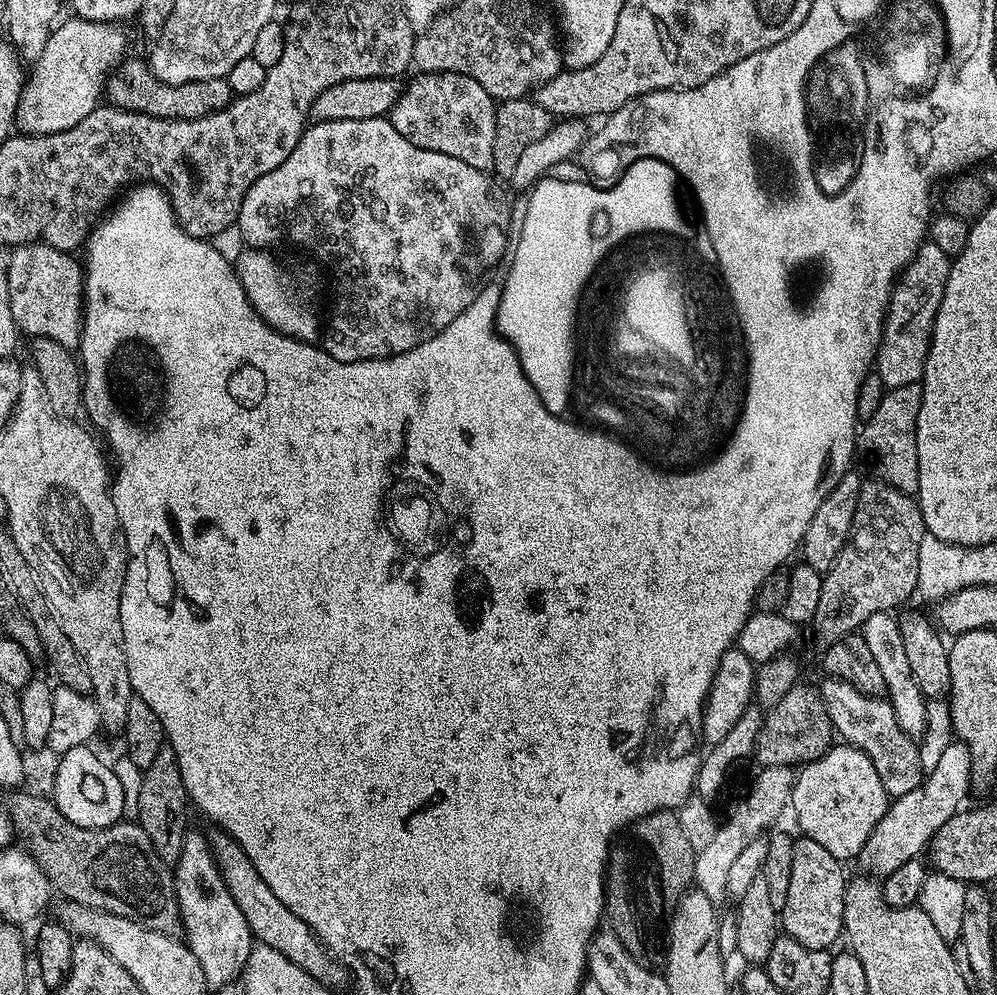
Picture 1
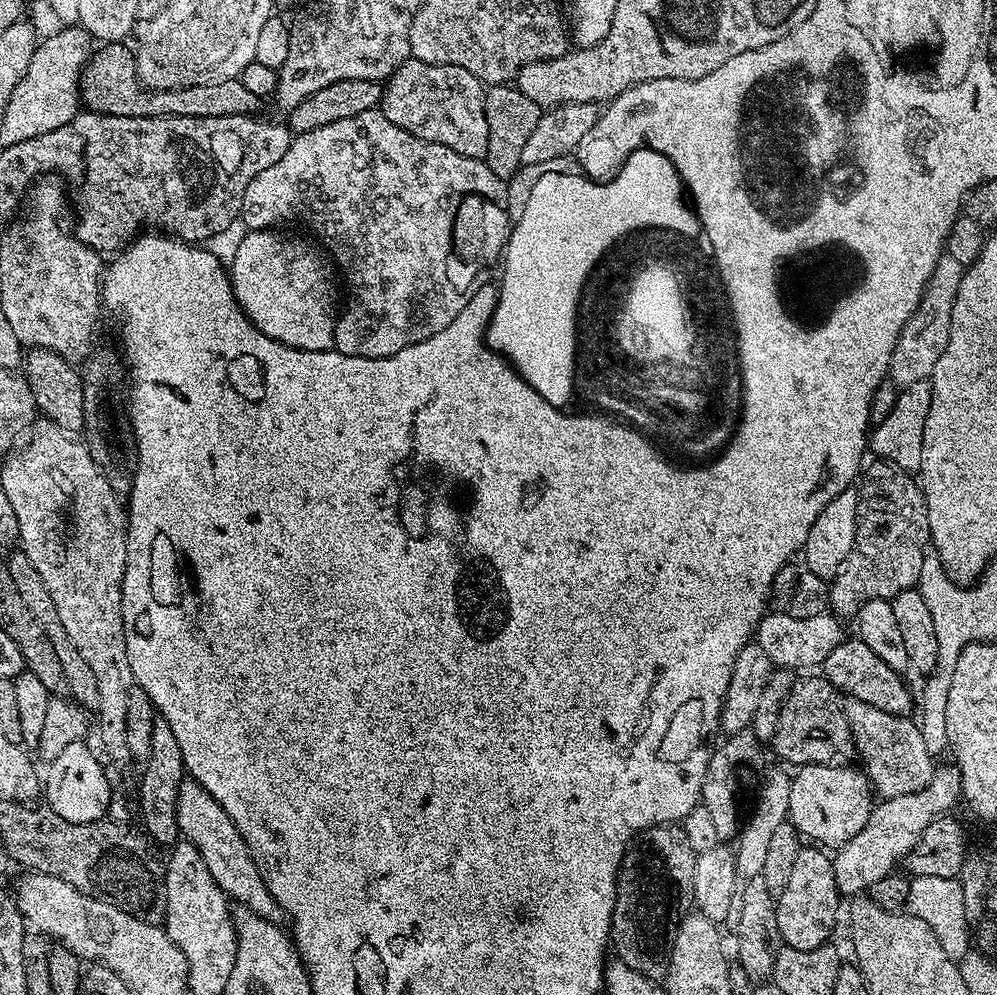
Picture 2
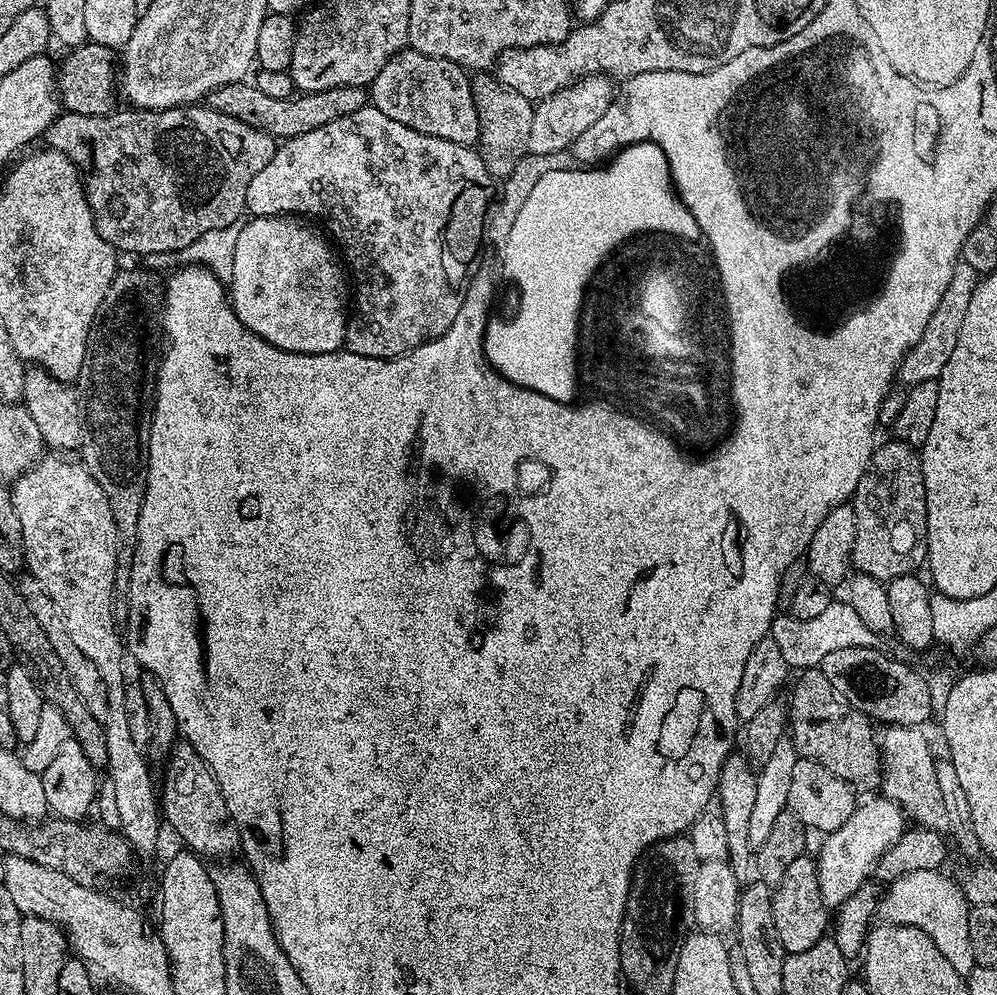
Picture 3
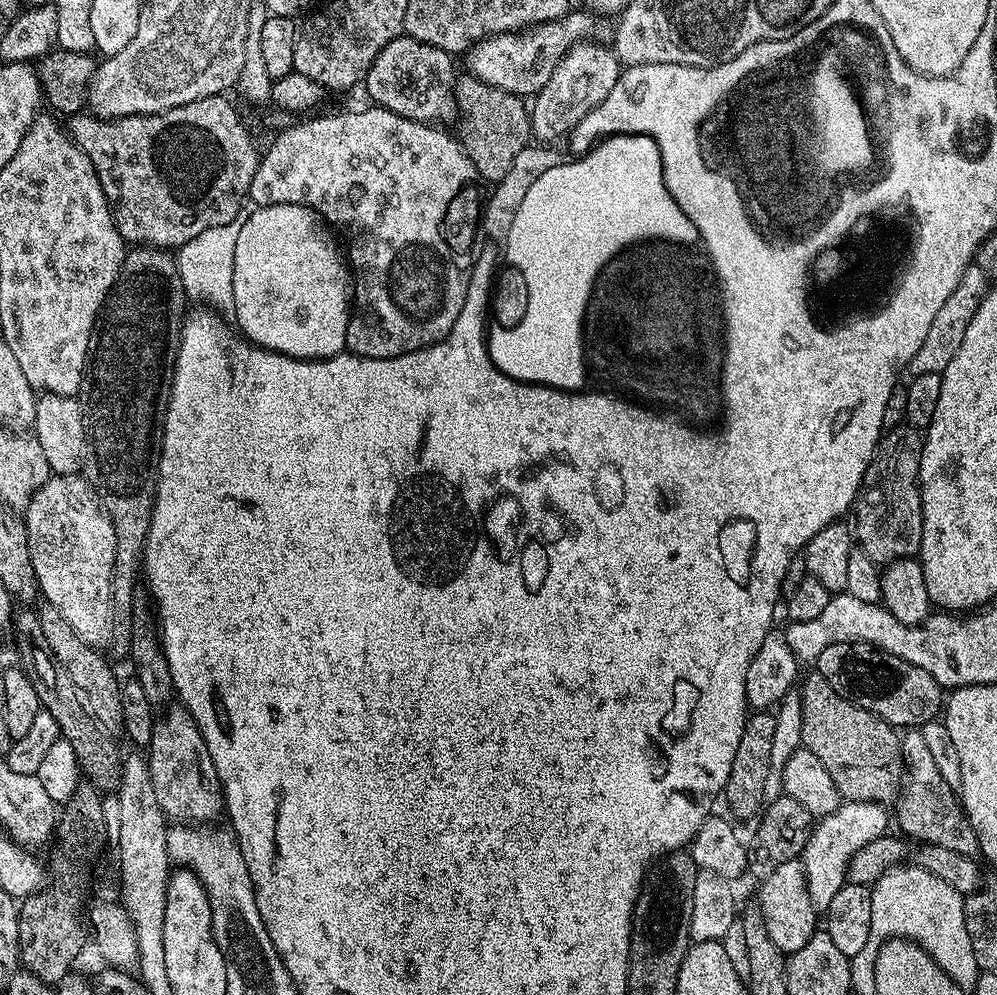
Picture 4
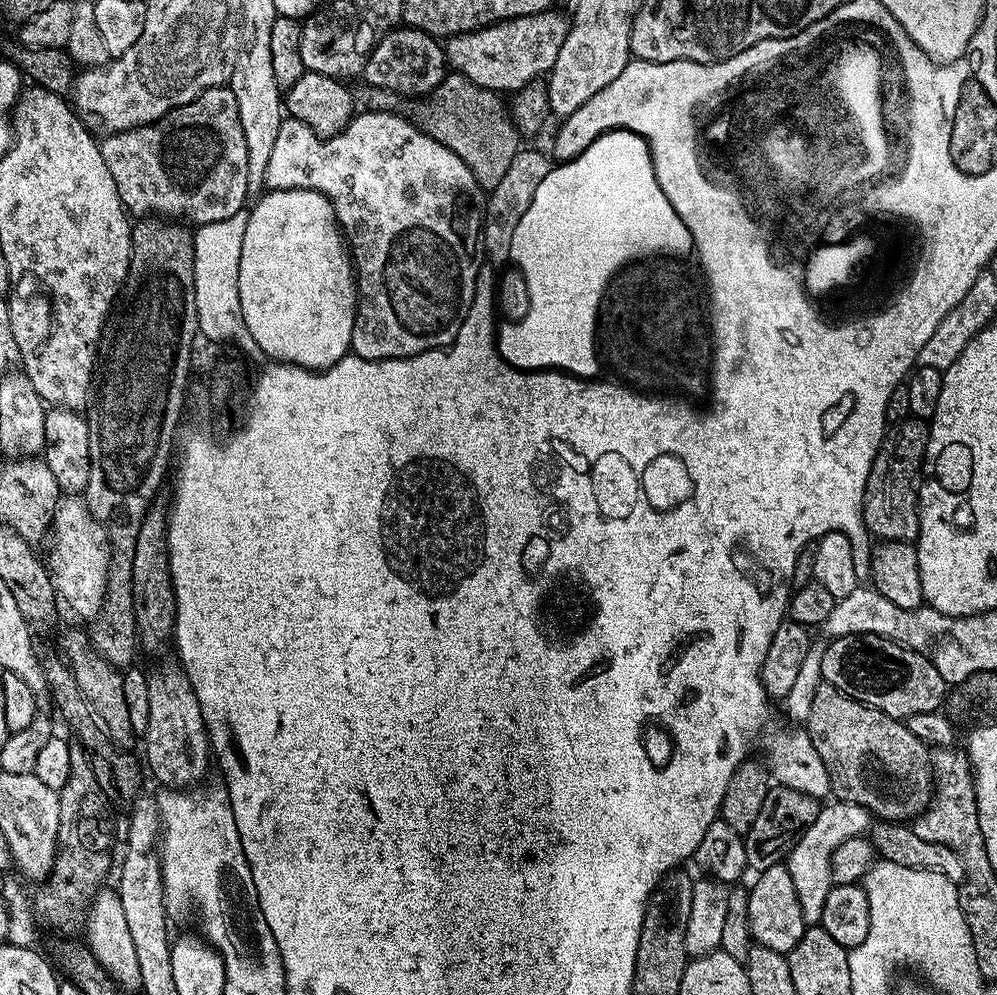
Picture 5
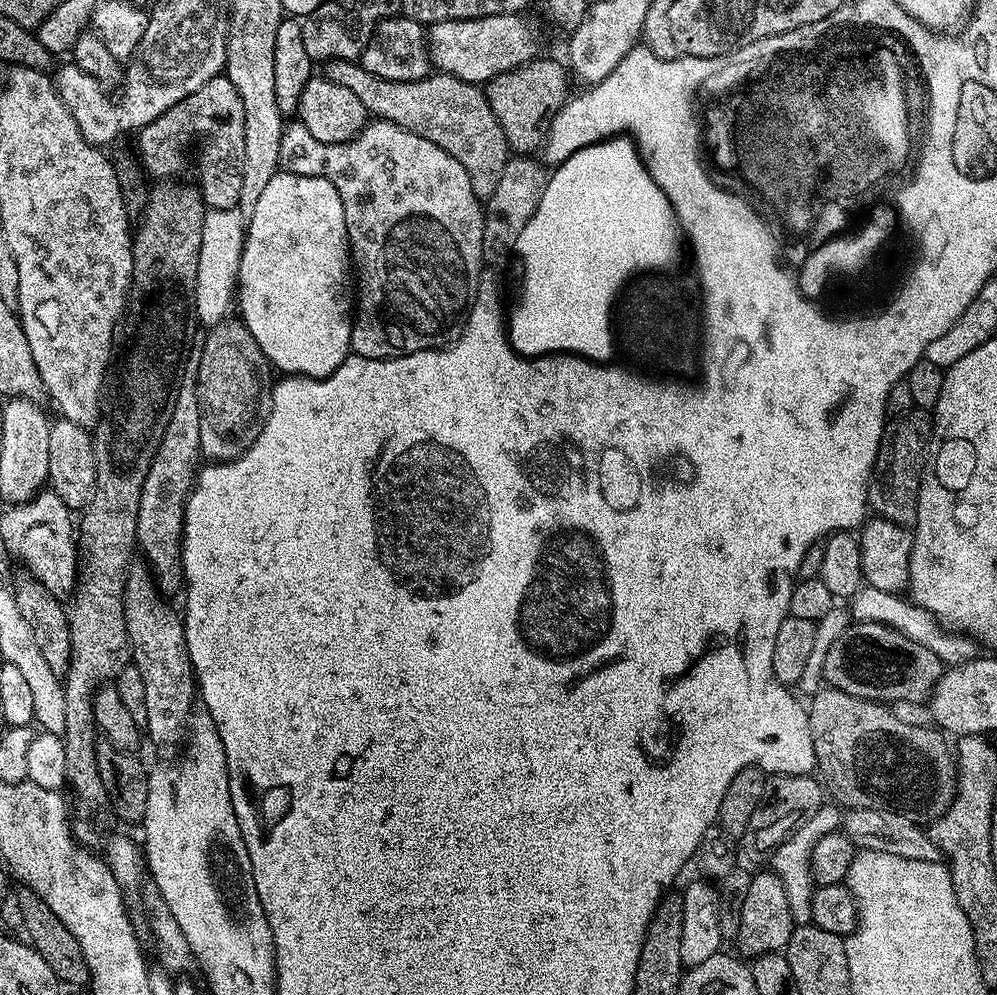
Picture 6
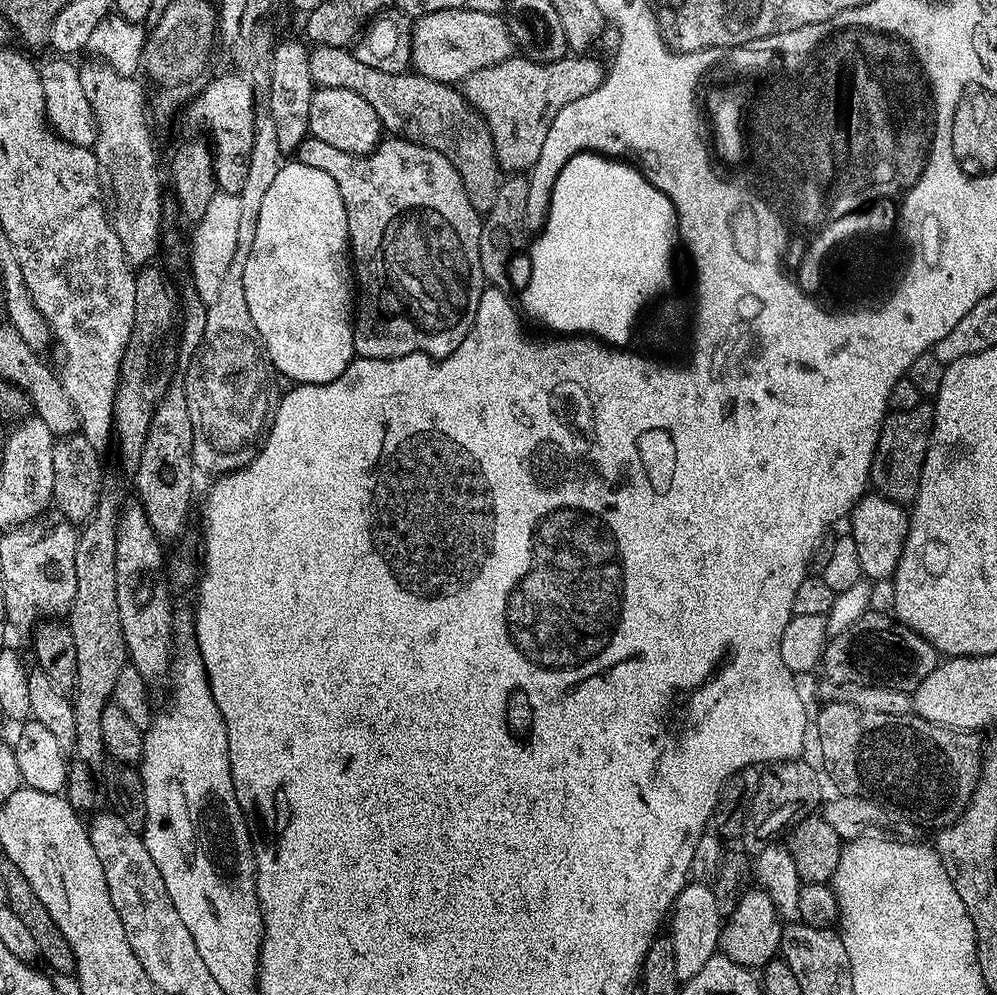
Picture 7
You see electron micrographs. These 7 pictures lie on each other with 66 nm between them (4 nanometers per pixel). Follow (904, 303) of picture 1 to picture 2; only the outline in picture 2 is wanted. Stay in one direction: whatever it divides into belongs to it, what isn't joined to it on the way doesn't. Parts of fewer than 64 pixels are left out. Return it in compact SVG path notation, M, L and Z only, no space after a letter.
M945 254L940 257L924 288L924 295L920 298L915 314L908 319L896 340L887 374L891 383L905 388L931 377L934 366L938 366L938 358L942 358L942 350L946 350L946 342L950 338L952 307L956 301L958 286L964 277L964 270L965 265L959 264L953 256Z

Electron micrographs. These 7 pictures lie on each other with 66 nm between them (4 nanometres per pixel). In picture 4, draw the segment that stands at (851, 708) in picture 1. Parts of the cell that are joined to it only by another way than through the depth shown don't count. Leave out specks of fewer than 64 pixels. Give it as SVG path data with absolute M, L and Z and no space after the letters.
M905 731L902 736L902 747L906 771L900 795L894 804L894 820L895 823L896 820L900 823L899 831L909 841L918 840L921 845L940 844L948 850L957 851L958 854L975 857L980 850L976 832L964 816L964 809L960 805L957 793L952 791L939 773L925 739L920 736L919 731Z

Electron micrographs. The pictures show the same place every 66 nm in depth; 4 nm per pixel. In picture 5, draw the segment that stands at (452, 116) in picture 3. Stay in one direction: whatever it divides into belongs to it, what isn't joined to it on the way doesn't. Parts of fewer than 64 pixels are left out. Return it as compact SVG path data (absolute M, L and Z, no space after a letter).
M397 26L386 32L373 46L364 66L362 80L365 80L365 85L385 88L400 98L423 98L444 81L445 75L446 52L441 41L417 28Z

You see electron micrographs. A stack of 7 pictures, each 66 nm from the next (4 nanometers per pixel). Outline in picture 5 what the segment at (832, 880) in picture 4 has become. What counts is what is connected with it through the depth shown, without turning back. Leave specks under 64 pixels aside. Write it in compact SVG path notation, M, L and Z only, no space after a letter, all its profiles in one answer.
M845 800L825 803L818 818L801 834L786 856L790 876L794 878L794 888L798 890L798 900L804 911L804 923L808 926L819 925L826 896L830 894L832 883L832 855L842 842L869 831L870 814L862 806Z

